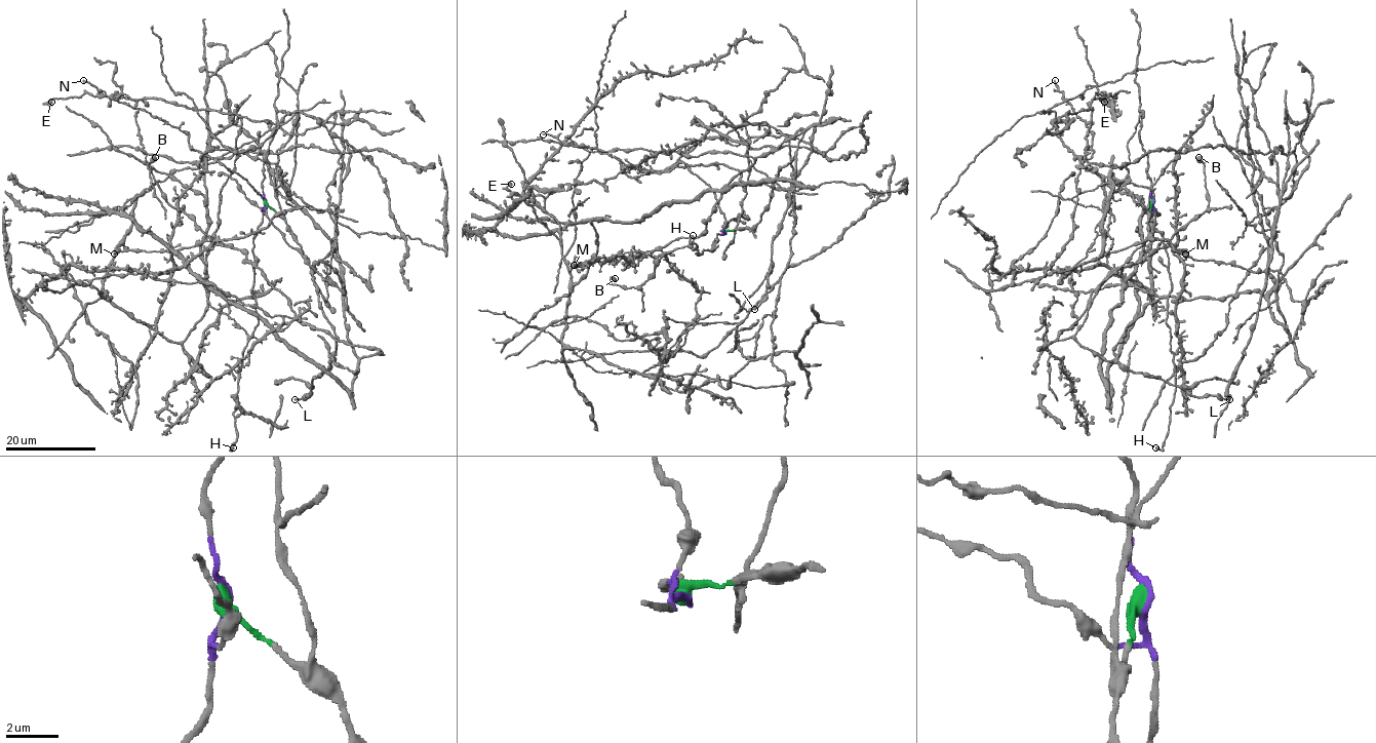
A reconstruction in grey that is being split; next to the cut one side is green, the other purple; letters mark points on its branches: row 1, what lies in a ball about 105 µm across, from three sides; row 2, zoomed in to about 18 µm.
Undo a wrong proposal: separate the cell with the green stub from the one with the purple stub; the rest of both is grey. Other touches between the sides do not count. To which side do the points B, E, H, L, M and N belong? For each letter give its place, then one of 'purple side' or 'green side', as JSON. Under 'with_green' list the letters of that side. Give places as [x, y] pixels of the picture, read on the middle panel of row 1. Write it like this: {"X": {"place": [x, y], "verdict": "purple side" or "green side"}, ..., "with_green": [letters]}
{"B": {"place": [615, 278], "verdict": "green side"}, "E": {"place": [511, 184], "verdict": "green side"}, "H": {"place": [693, 235], "verdict": "purple side"}, "L": {"place": [754, 309], "verdict": "green side"}, "M": {"place": [574, 265], "verdict": "green side"}, "N": {"place": [543, 134], "verdict": "purple side"}, "with_green": ["B", "E", "L", "M"]}

